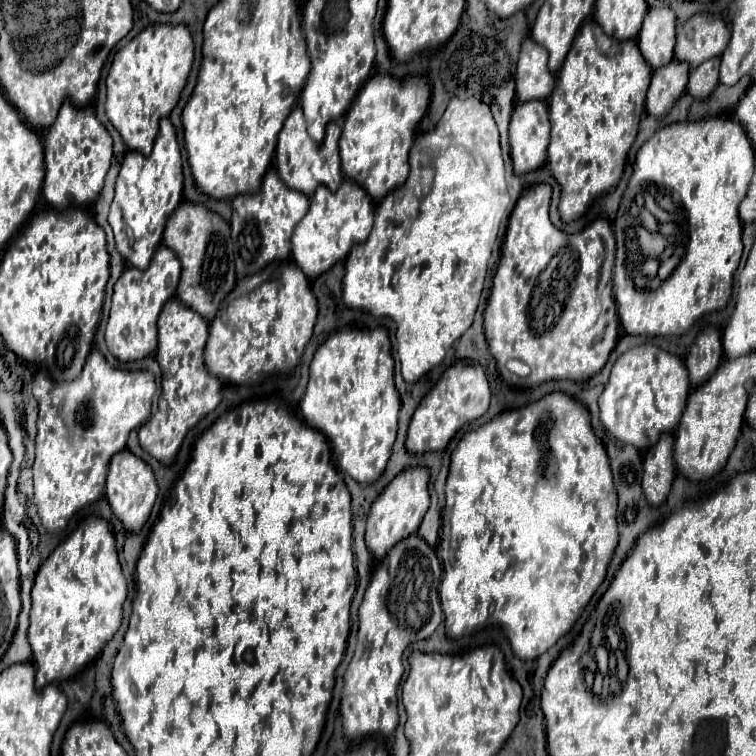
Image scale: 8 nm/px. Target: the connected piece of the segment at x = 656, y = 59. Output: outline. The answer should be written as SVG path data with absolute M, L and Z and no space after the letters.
M669 7L649 9L637 37L637 45L651 69L673 61L675 49L675 13Z

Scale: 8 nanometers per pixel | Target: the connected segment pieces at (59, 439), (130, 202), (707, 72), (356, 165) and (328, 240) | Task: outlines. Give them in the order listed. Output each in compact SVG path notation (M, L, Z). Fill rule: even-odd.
M93 349L83 373L73 381L55 383L47 371L33 379L39 403L37 455L33 461L33 501L45 531L63 531L71 515L97 501L105 489L109 461L125 449L129 433L147 421L155 395L149 371L119 371Z
M161 119L159 135L149 157L129 151L121 163L121 171L115 185L115 197L109 209L109 225L115 233L117 251L125 261L137 269L147 269L155 249L161 245L161 235L169 215L183 201L183 173L181 151L175 137L175 129L169 119Z
M711 57L709 61L701 63L697 69L691 71L687 93L695 99L707 99L719 83L719 57Z
M373 75L355 97L347 111L343 133L339 139L341 167L347 179L357 181L373 201L381 201L387 193L401 187L409 175L409 149L413 133L429 107L429 85L419 81L395 81L389 75Z
M343 181L343 185L335 193L321 185L311 195L311 207L305 219L301 219L301 223L293 231L291 257L309 279L315 279L321 273L329 271L335 263L343 261L355 243L363 243L371 227L373 227L373 201L365 193L361 193L351 181Z

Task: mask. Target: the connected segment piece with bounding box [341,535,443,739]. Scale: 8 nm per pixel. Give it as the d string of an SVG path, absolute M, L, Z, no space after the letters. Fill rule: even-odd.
M419 535L403 539L375 567L359 607L357 647L345 673L341 697L343 733L349 739L361 739L373 733L391 737L395 733L399 725L397 687L403 675L403 651L413 641L427 639L441 623L441 603L437 593L441 573L435 551ZM433 607L437 607L439 613L435 617ZM419 629L427 629L427 633Z

